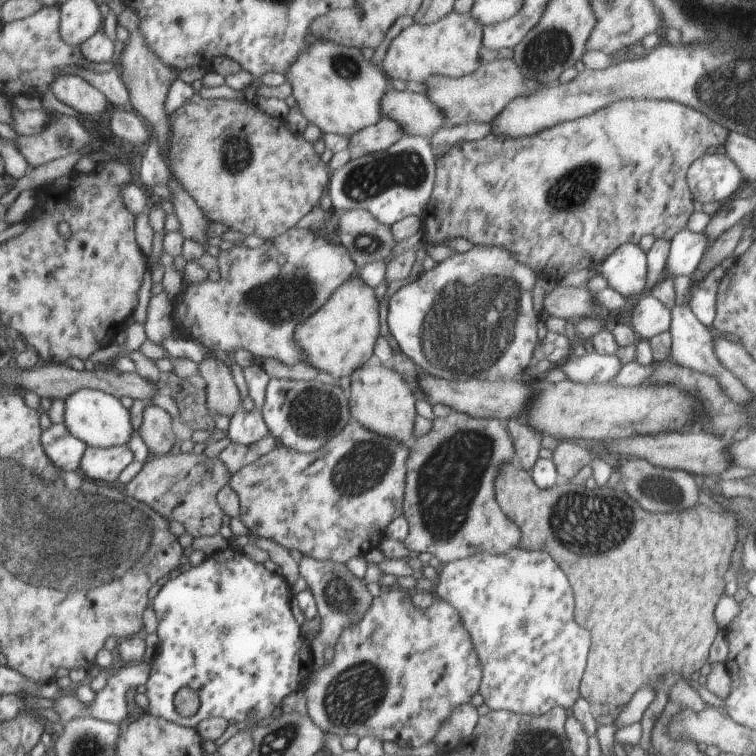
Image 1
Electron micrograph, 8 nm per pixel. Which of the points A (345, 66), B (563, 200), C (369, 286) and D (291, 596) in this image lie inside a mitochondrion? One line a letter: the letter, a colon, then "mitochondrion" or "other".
A: mitochondrion
B: mitochondrion
C: other
D: other

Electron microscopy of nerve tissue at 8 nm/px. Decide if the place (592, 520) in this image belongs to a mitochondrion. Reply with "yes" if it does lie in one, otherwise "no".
yes

